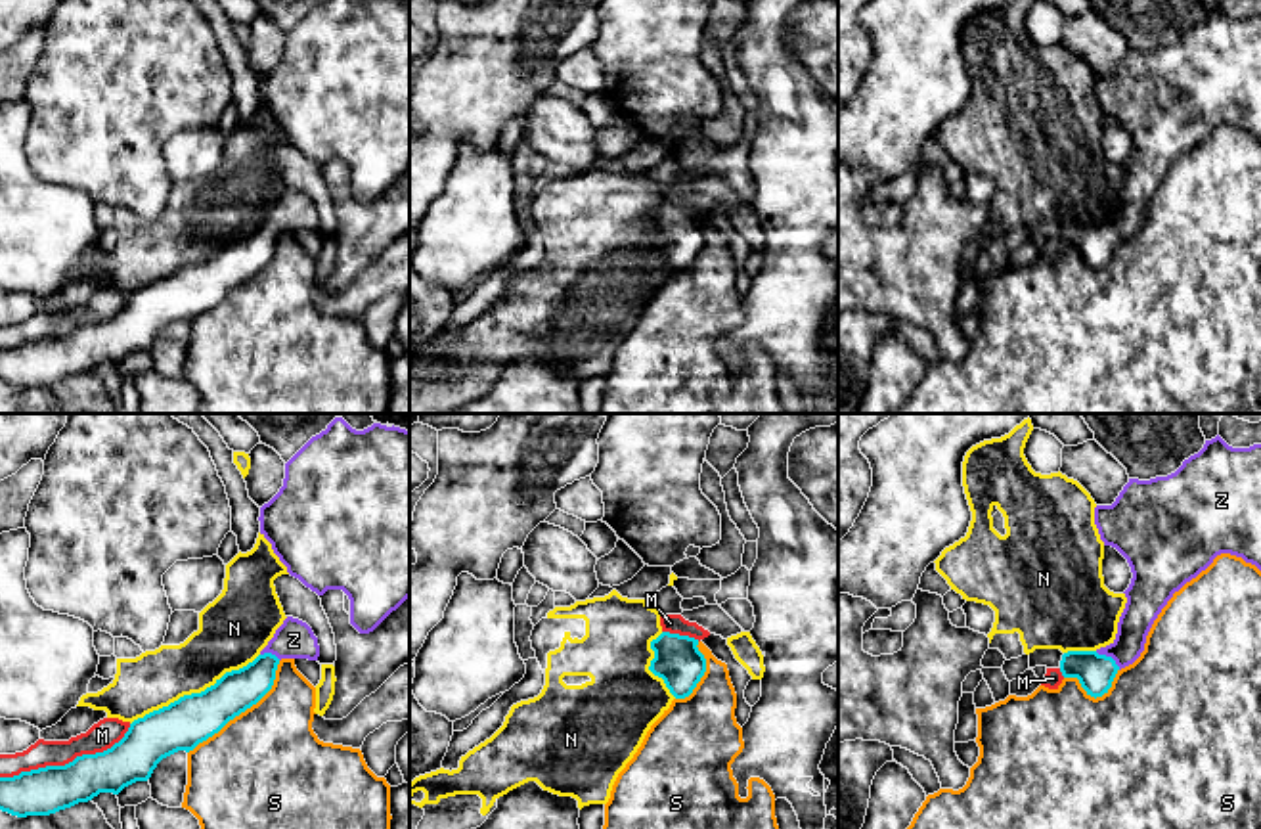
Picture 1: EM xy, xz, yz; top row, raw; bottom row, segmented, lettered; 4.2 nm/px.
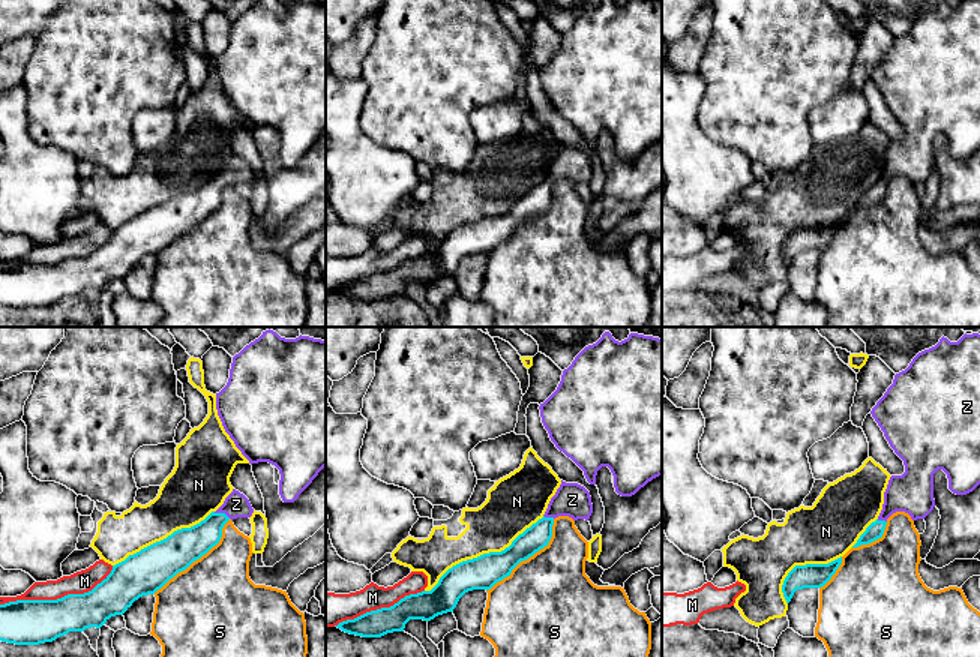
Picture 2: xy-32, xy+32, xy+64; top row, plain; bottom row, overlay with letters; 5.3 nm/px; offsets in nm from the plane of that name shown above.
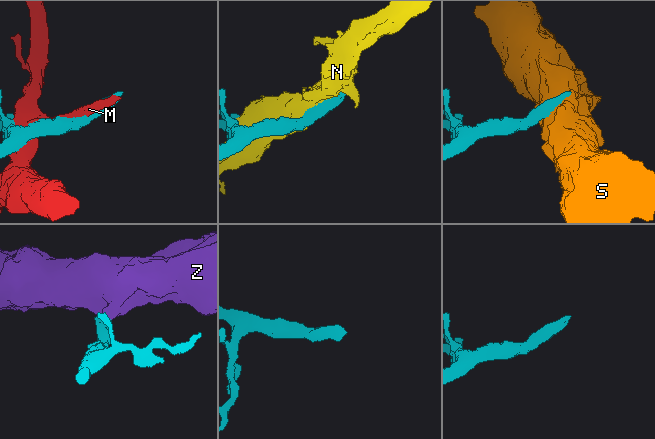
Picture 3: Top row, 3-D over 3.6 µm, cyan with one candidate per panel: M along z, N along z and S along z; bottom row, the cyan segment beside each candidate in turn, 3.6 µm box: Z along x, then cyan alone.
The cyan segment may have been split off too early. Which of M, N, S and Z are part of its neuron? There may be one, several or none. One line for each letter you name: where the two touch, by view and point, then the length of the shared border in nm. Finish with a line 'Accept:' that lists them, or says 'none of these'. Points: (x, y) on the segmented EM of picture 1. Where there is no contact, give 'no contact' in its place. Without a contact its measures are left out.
Z: meets cyan in yz at (1108, 657); contact 130 nm long
Accept: Z

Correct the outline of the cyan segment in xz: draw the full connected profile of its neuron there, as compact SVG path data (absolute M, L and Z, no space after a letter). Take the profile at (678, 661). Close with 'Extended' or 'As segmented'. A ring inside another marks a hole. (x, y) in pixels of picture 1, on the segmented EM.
M670 632L651 641L654 659L649 670L664 680L675 699L689 697L706 672L706 659L697 645L698 639Z. As segmented

